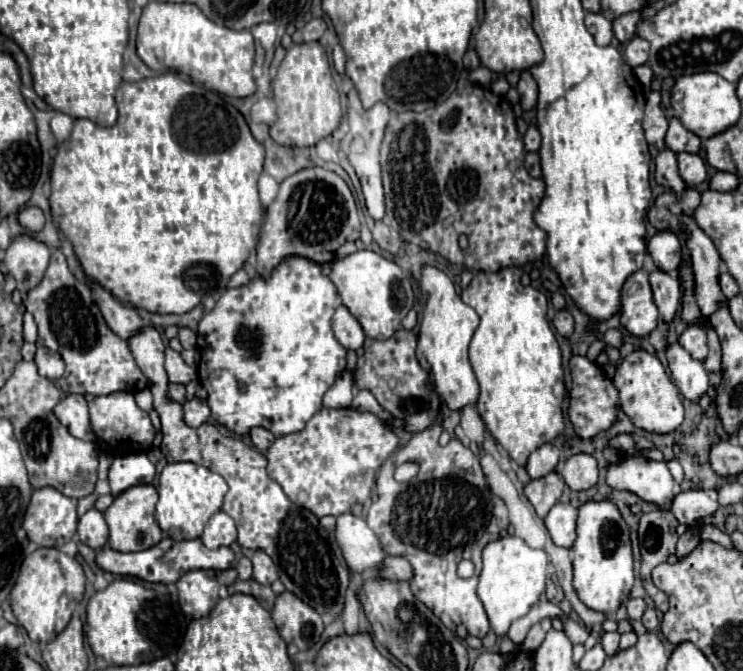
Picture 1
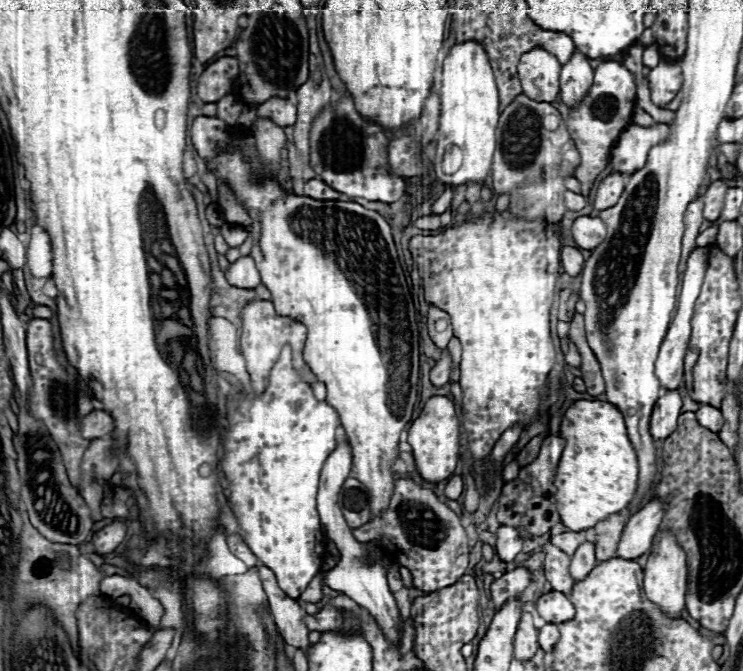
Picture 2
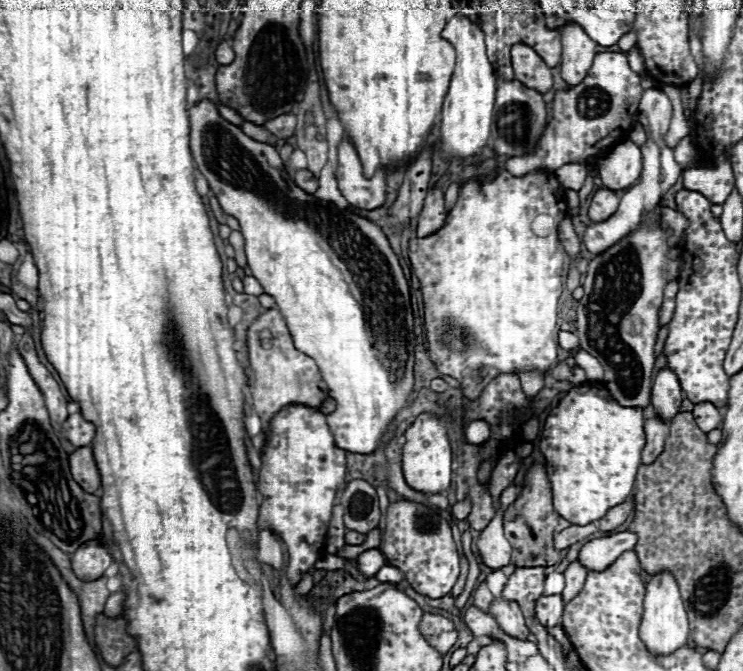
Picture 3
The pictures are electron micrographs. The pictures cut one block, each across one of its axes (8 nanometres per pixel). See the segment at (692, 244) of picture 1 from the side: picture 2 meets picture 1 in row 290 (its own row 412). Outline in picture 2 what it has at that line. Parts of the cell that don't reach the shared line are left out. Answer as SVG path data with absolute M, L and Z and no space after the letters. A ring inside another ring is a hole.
M702 404L700 410L696 412L696 418L698 418L698 422L700 422L704 428L708 428L708 430L712 430L712 432L720 432L720 430L722 430L724 416L722 416L722 412L720 412L718 408L712 408L712 406L708 406L708 404Z

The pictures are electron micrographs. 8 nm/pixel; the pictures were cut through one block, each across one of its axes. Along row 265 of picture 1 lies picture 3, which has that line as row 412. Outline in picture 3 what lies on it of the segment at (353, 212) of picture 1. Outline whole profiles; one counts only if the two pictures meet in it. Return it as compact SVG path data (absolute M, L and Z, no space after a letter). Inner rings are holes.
M266 310L248 328L248 356L254 370L254 390L252 404L262 418L262 430L268 432L270 420L290 404L302 404L320 410L322 402L328 398L328 386L316 362L294 348L286 322L278 310Z

